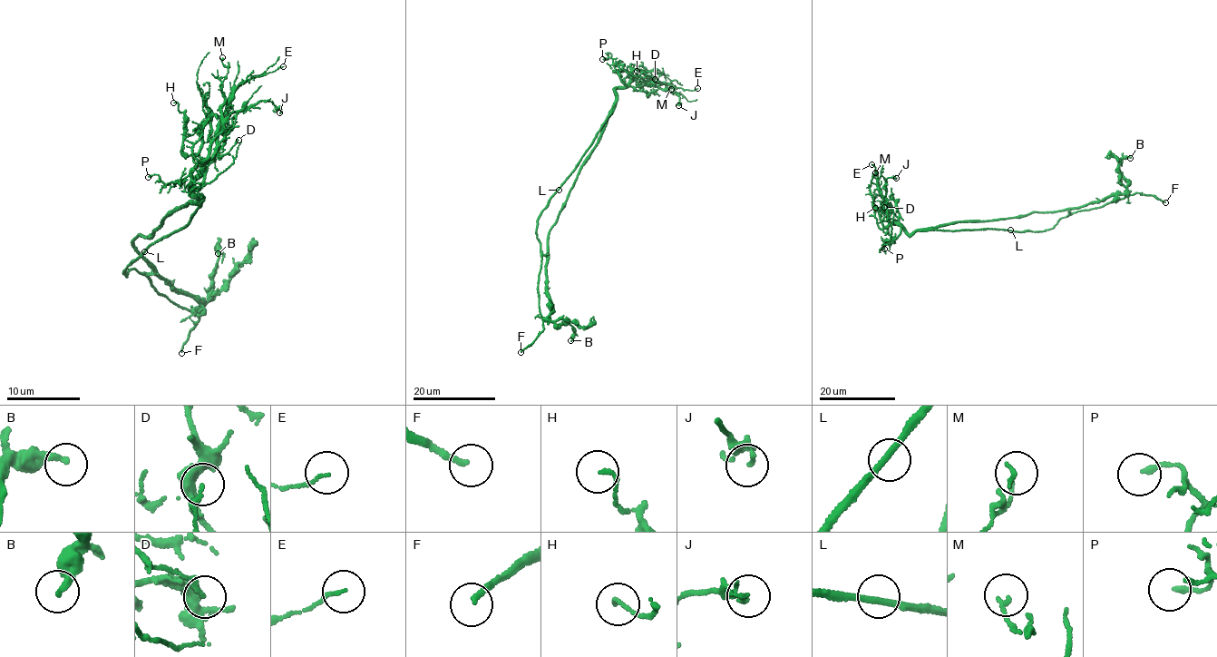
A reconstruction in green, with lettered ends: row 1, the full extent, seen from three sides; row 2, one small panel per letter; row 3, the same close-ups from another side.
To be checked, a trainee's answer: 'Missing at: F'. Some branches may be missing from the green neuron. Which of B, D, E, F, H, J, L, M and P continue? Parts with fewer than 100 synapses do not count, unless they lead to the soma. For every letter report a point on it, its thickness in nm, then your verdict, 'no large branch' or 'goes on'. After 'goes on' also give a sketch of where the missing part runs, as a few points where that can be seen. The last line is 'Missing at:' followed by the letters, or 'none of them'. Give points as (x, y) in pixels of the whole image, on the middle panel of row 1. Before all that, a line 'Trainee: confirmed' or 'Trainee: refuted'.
Trainee: confirmed
B: at (570, 340); 240 nm thick; no large branch
D: at (655, 79); 140 nm thick; no large branch
E: at (697, 88); 100 nm thick; no large branch
F: at (520, 352); 180 nm thick; goes on
H: at (637, 71); 130 nm thick; no large branch
J: at (678, 105); 110 nm thick; no large branch
L: at (559, 190); 200 nm thick; no large branch
M: at (671, 89); 130 nm thick; no large branch
P: at (602, 59); 180 nm thick; no large branch
Missing at: F

